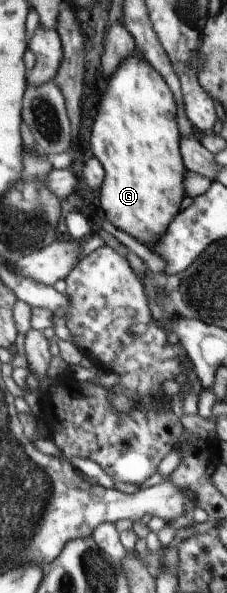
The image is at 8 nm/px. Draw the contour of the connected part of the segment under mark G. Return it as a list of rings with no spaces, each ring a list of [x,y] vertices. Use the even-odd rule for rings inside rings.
[[[136,51],[123,60],[115,73],[106,78],[106,93],[100,101],[90,135],[94,158],[105,169],[100,188],[100,203],[105,217],[114,227],[132,235],[146,247],[154,248],[166,233],[170,222],[180,213],[184,199],[184,178],[187,172],[179,142],[181,133],[177,124],[177,105],[166,80],[147,60],[136,57]]]

